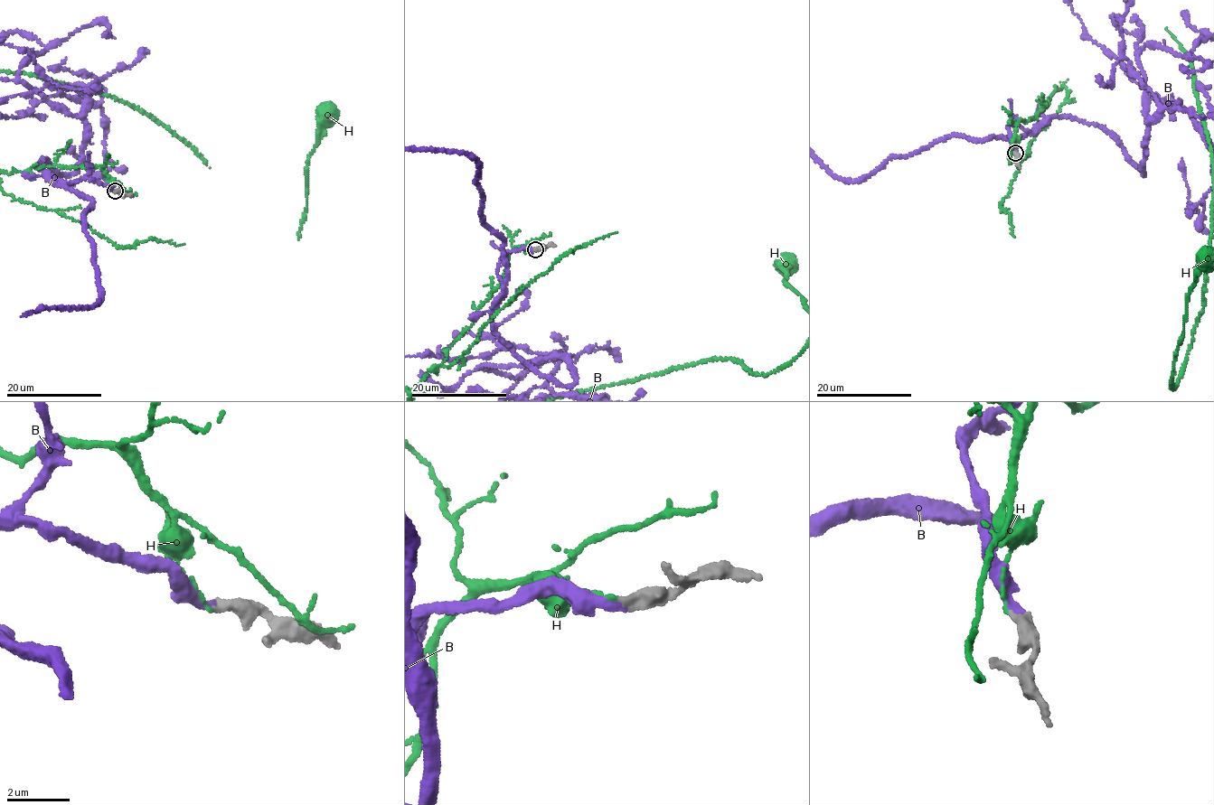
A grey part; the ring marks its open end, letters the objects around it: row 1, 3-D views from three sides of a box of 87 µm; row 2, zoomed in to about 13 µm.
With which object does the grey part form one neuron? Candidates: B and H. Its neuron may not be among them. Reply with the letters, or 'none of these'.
B

